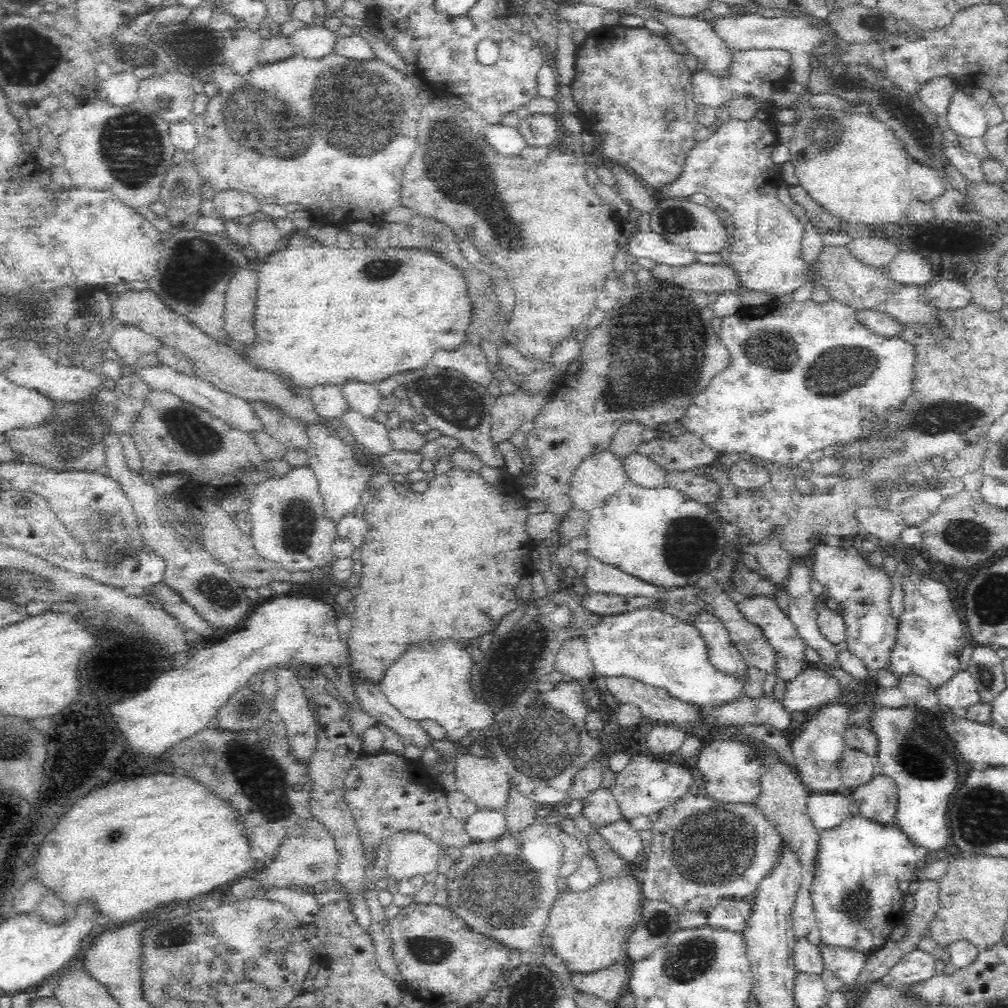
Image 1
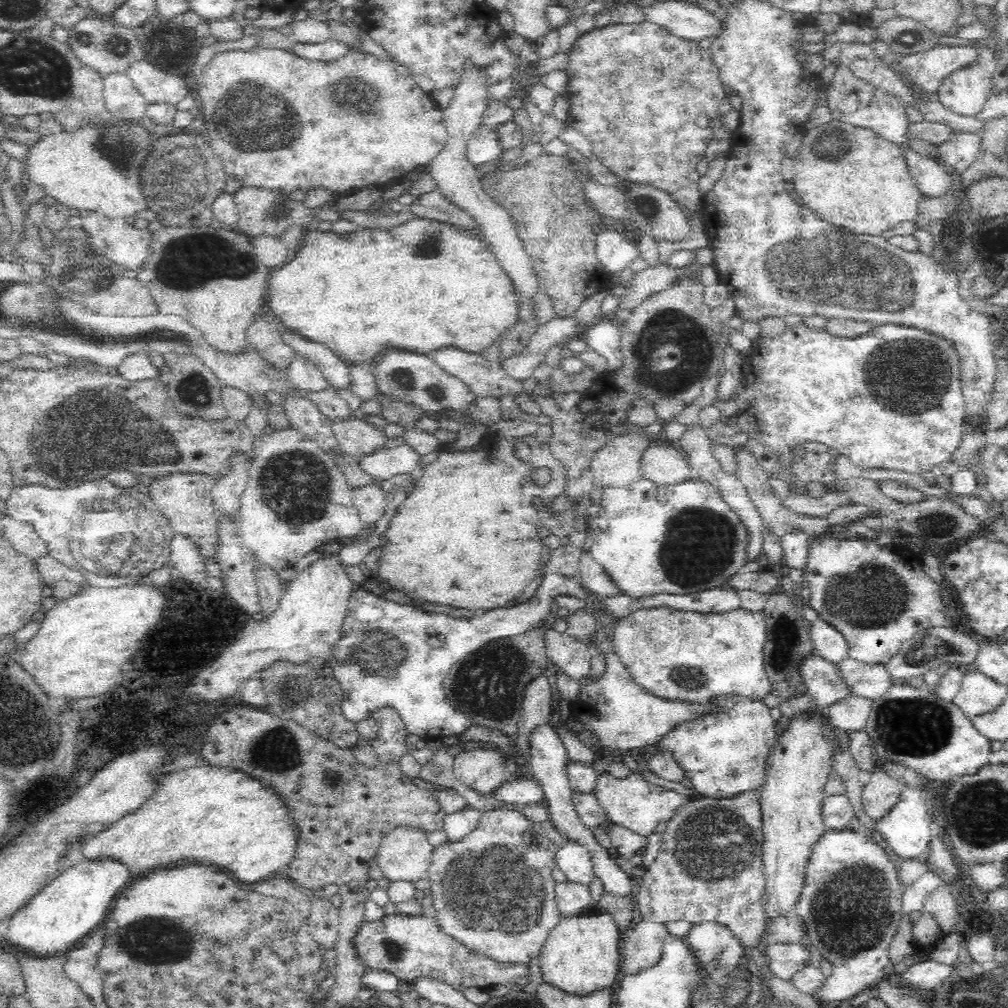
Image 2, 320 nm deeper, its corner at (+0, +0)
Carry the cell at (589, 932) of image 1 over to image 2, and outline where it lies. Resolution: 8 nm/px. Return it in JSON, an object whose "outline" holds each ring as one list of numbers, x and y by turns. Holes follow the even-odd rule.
{"outline":[[590,907,578,915,562,914,539,957,544,982,580,996,612,987,620,978,621,934,612,915,598,907]]}

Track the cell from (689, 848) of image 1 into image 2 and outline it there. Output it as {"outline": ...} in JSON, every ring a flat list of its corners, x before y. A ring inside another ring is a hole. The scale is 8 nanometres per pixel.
{"outline":[[750,790,750,792,739,794,734,798,715,798,706,797,700,800,690,800,686,801,683,805,680,805,676,809,676,814,672,815,666,821,666,828,661,834,660,838,660,849,656,856,656,859,652,864,646,868,646,872,642,879,639,879,640,890,638,894,633,895,633,901,636,906,637,917,641,920,648,922,665,923,677,920,686,920,692,925,702,922,720,922,723,926,726,926,743,944,743,947,754,947,760,942,760,936,766,928,764,922,764,911,761,905,761,898,765,883,765,878,763,875,763,864,761,859,761,854,763,851,763,832,762,832,762,821,761,821,761,791,760,790]]}

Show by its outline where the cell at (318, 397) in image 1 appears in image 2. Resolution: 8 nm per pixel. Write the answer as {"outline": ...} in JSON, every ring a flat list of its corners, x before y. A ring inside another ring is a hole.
{"outline":[[300,355,292,358,287,380,300,391,312,392,314,395,329,386,320,369,310,359]]}

